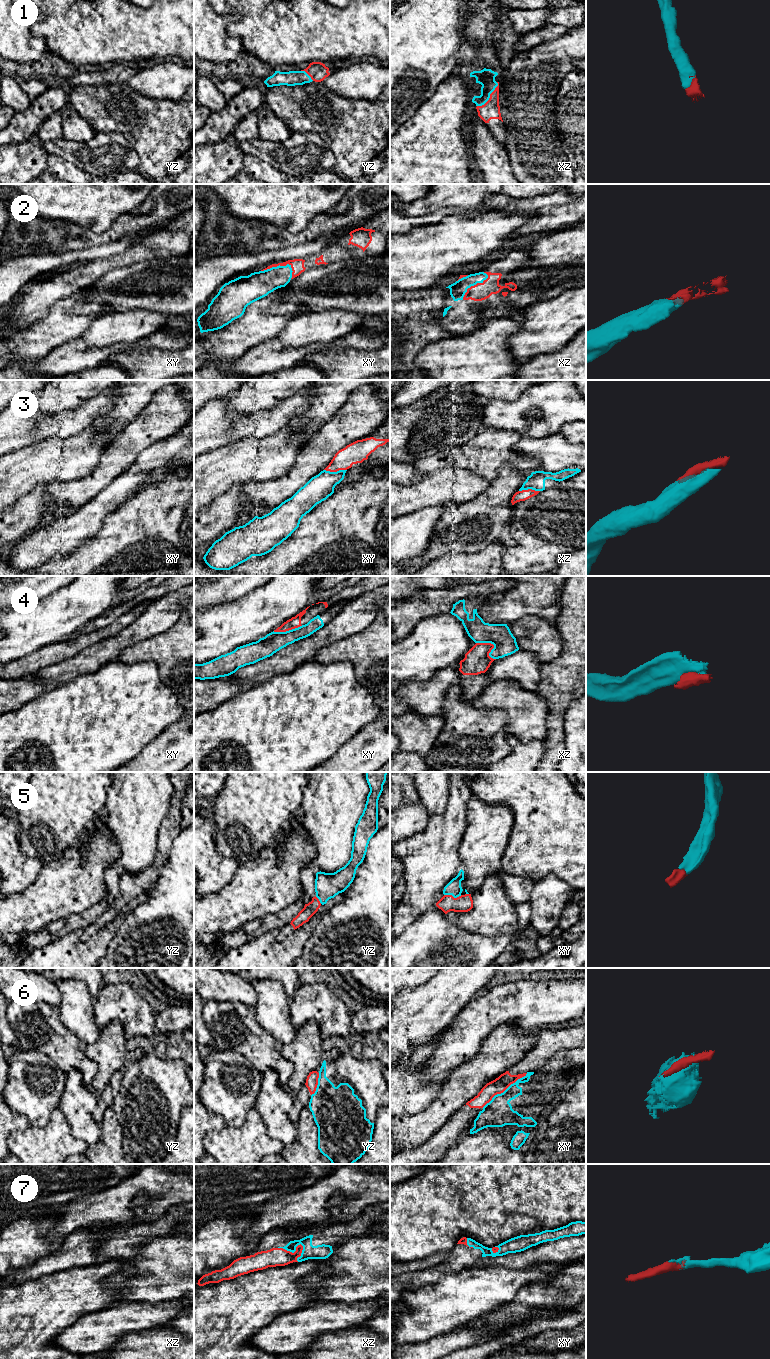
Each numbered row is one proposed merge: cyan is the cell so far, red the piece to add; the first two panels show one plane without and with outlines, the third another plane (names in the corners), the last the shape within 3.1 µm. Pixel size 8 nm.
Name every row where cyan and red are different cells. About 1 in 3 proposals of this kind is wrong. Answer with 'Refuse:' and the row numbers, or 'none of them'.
Refuse: 4, 6

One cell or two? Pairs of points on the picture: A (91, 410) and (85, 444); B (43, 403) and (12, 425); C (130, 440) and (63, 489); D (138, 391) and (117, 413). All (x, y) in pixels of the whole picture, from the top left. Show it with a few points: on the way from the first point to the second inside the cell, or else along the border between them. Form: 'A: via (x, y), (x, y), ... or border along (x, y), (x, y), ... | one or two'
A: border along (90, 426), (68, 437) | two
B: border along (64, 411), (58, 414), (41, 414) | two
C: via (116, 458), (86, 488), (81, 489) | one
D: via (133, 396), (122, 408) | one

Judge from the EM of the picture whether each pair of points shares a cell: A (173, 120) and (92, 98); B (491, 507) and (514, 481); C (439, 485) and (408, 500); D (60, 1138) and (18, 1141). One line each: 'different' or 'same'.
A: same
B: same
C: same
D: same

